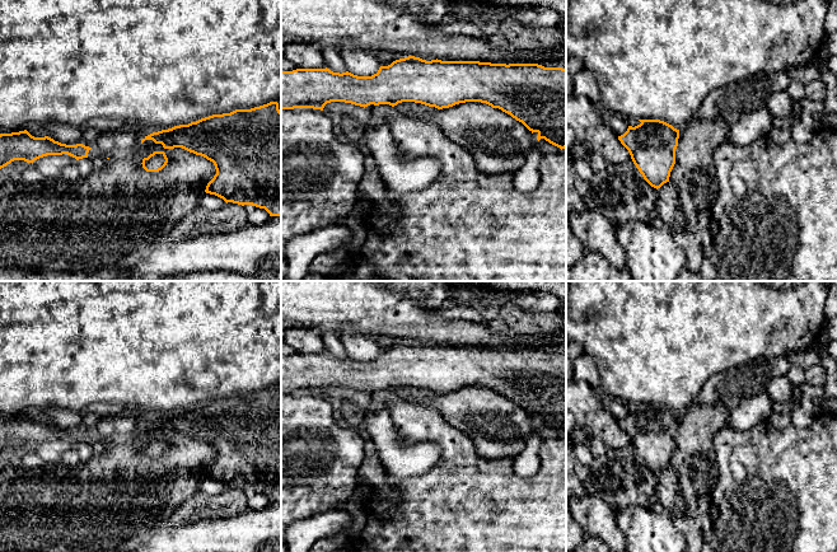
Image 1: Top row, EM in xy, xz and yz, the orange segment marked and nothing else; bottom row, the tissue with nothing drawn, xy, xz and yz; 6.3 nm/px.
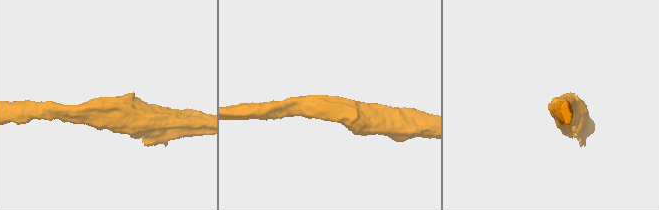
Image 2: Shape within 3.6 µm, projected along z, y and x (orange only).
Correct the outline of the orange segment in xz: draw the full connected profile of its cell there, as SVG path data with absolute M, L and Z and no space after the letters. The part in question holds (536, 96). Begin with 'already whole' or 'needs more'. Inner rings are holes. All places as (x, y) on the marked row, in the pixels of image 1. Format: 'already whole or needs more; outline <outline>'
already whole; outline M408 56L393 61L388 66L380 66L371 76L357 76L349 71L333 72L329 69L296 69L281 71L281 109L313 108L323 111L331 102L345 102L360 107L370 104L389 104L392 107L402 102L415 102L438 109L449 108L466 102L481 102L499 108L522 122L532 134L537 132L537 140L544 139L550 144L566 148L566 69L544 67L538 64L491 64L480 61L426 61Z

